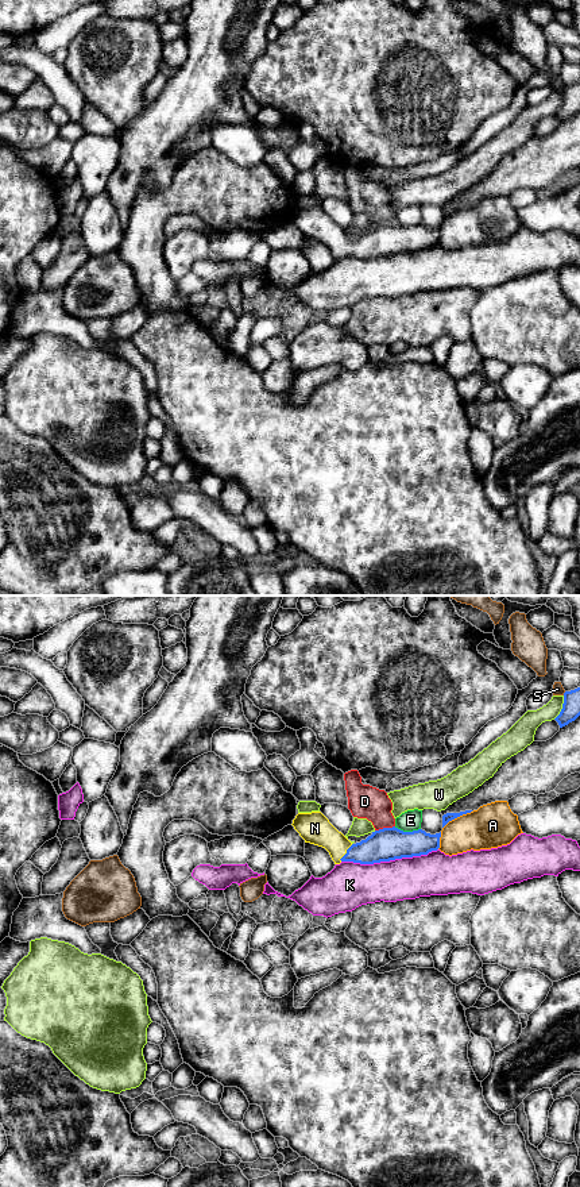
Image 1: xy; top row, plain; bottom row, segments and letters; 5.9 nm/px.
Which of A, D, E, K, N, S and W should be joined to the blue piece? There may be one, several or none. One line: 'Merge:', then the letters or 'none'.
Merge: N

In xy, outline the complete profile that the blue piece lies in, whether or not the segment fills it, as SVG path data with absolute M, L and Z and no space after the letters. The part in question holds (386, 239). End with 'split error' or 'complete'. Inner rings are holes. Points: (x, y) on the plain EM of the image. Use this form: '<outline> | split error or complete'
M321 207L298 208L291 220L305 238L325 243L335 259L341 257L374 259L428 250L440 243L441 232L441 227L436 230L422 224L403 227L393 221L375 226L366 235L352 239Z | split error

